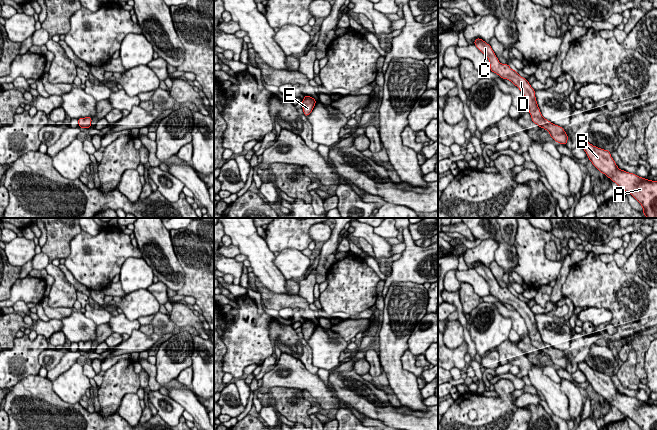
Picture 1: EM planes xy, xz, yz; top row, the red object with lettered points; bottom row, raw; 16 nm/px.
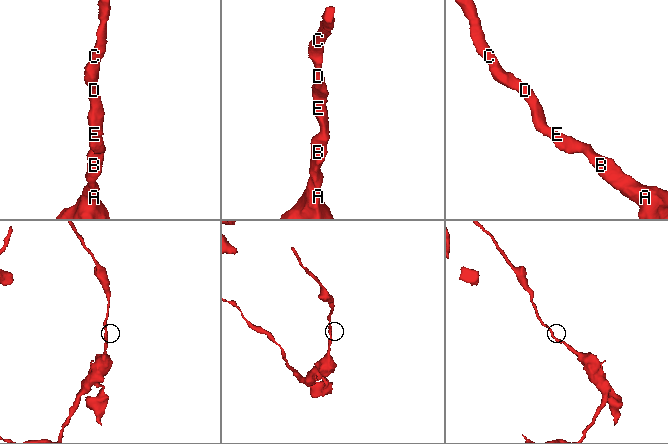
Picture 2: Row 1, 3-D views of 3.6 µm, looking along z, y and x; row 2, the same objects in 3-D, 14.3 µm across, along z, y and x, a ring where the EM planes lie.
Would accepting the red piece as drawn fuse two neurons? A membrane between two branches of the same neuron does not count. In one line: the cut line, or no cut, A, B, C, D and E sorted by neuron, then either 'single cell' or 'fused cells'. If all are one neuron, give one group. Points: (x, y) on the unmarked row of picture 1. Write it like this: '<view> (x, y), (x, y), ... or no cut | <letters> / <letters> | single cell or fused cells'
no cut | A B C D E | single cell

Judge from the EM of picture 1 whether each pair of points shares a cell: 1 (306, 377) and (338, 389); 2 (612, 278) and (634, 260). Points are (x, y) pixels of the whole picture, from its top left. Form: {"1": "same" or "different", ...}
{"1": "same", "2": "different"}

